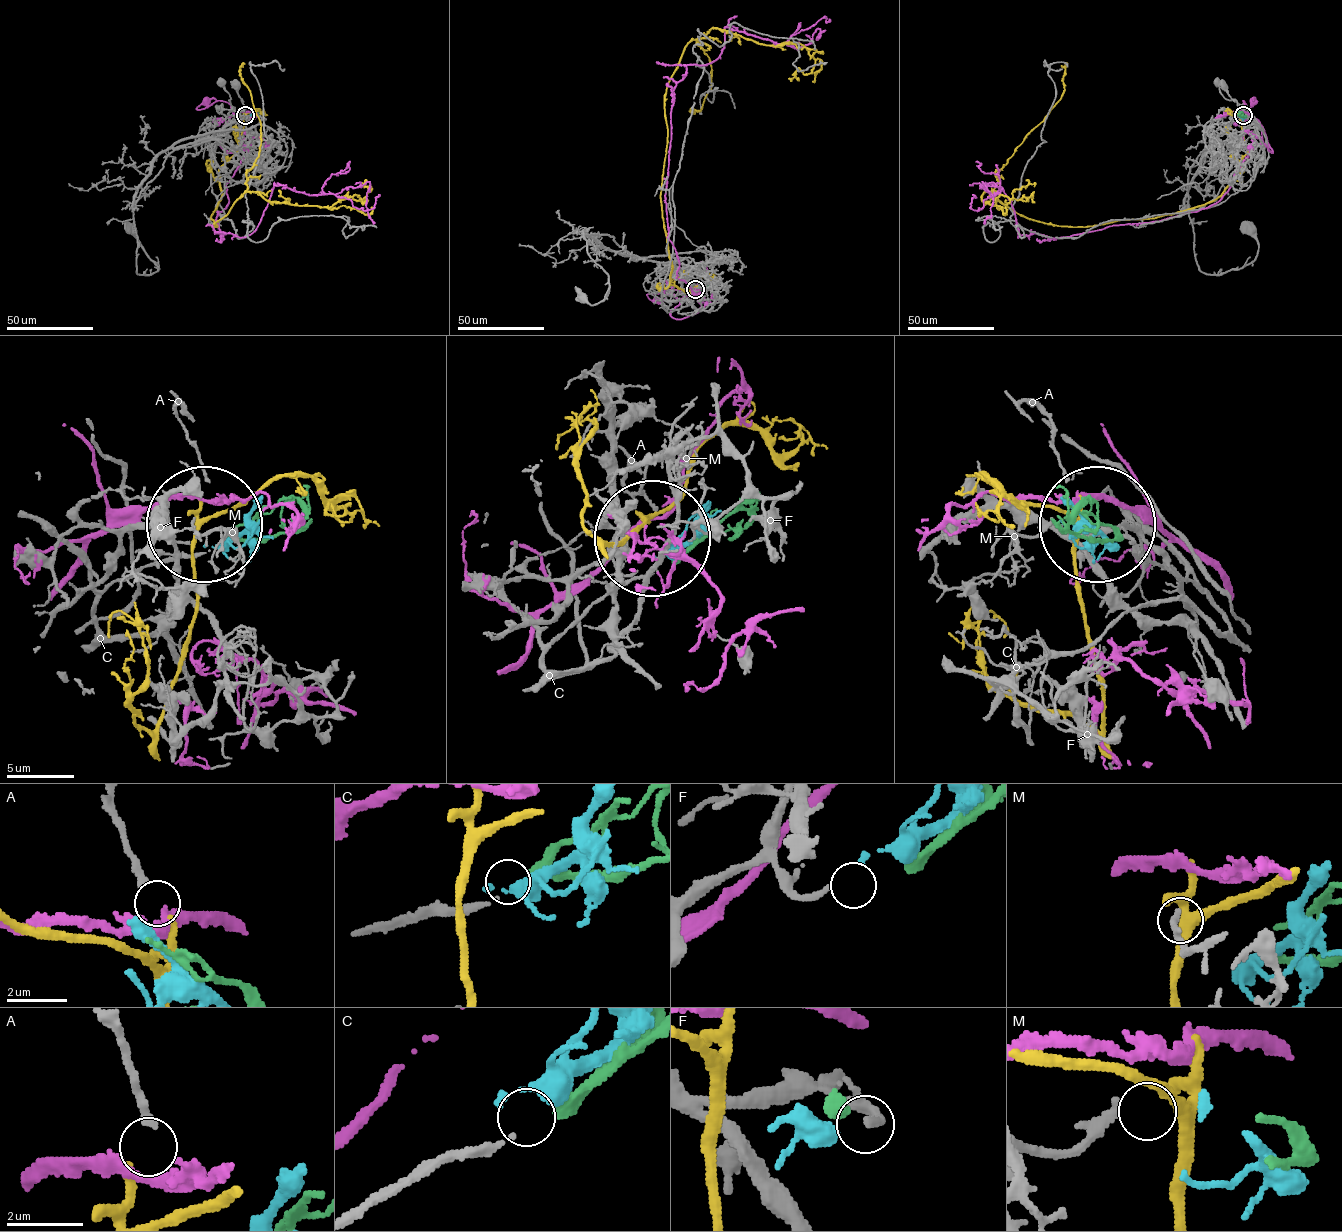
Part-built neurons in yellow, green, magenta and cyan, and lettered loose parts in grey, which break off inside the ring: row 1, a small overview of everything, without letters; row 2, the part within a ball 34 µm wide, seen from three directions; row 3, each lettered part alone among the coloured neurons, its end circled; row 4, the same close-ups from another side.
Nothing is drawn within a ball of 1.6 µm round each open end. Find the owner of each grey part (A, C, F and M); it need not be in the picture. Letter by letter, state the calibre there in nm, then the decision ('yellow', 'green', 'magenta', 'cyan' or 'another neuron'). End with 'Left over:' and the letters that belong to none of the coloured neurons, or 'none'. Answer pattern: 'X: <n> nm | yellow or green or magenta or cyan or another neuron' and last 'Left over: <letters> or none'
A: 260 nm | another neuron
C: 160 nm | another neuron
F: 200 nm | cyan
M: 280 nm | another neuron
Left over: A, C, M

